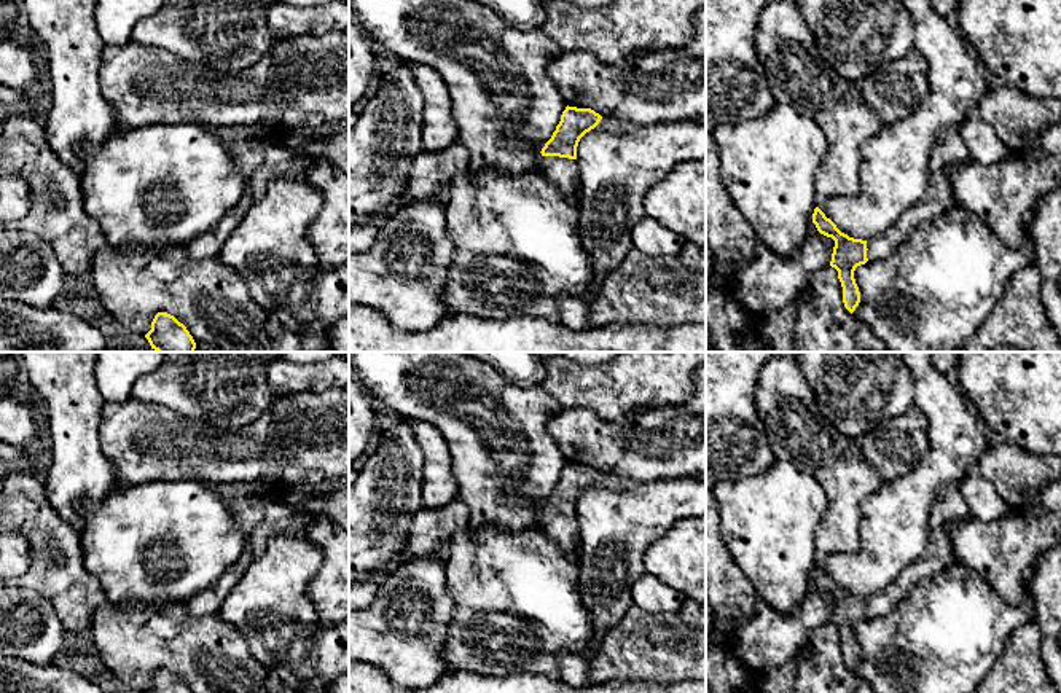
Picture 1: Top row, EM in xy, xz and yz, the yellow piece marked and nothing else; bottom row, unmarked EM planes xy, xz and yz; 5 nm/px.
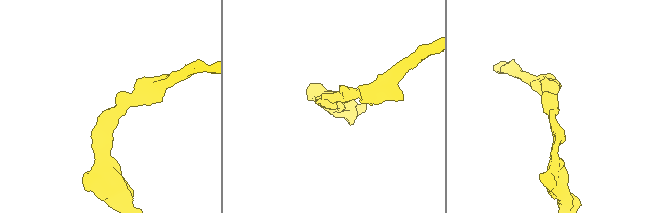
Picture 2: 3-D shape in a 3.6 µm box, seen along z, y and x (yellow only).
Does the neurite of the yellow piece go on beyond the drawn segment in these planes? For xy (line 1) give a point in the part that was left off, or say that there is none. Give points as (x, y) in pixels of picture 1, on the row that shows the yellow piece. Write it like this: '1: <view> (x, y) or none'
1: none

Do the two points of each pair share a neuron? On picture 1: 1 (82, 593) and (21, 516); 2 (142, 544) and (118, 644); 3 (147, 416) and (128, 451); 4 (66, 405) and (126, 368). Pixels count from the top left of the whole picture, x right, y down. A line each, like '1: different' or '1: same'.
1: same
2: different
3: same
4: different

